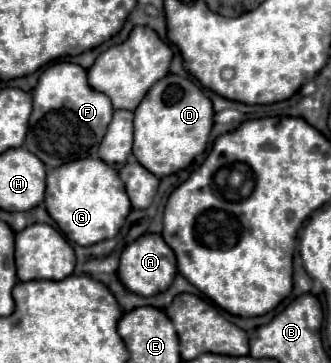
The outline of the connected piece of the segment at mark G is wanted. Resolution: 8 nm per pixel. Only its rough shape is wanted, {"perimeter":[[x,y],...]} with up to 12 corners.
{"perimeter":[[100,158],[52,168],[48,214],[80,246],[114,238],[132,210]]}

